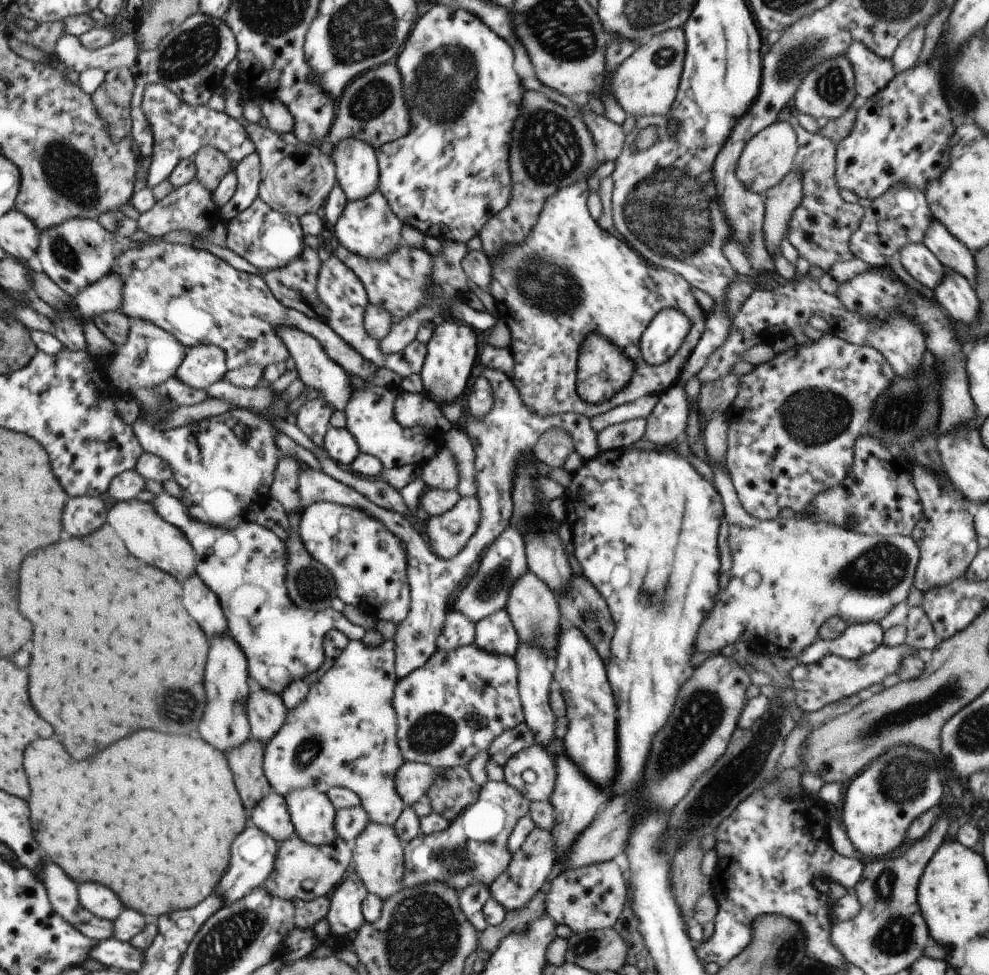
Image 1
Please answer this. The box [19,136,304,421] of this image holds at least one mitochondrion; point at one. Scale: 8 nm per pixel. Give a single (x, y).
(65, 255)

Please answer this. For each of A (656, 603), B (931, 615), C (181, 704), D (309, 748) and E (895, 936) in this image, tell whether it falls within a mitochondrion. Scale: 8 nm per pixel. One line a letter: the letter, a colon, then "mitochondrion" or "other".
A: mitochondrion
B: other
C: mitochondrion
D: mitochondrion
E: mitochondrion

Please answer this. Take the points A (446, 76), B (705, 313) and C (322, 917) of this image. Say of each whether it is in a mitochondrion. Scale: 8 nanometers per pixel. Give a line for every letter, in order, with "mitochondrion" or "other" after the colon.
A: mitochondrion
B: other
C: other

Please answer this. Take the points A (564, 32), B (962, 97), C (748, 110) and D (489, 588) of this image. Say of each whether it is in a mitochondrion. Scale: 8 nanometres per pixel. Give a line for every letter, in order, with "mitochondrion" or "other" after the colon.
A: mitochondrion
B: mitochondrion
C: other
D: mitochondrion

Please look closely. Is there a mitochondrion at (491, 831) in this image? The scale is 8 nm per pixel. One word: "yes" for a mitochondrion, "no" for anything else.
no

